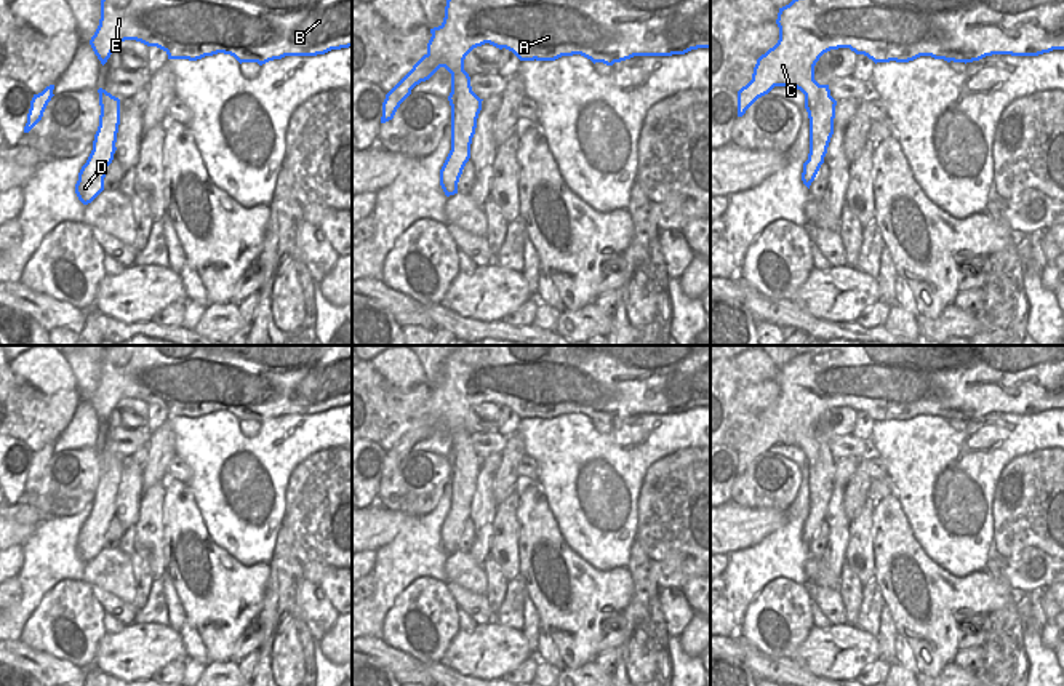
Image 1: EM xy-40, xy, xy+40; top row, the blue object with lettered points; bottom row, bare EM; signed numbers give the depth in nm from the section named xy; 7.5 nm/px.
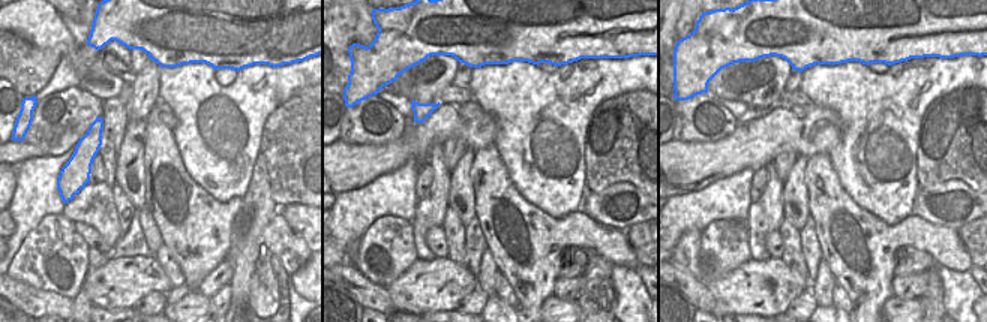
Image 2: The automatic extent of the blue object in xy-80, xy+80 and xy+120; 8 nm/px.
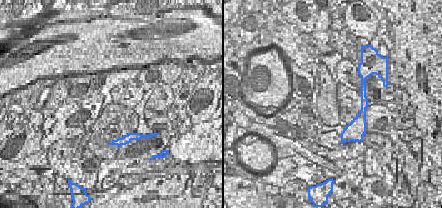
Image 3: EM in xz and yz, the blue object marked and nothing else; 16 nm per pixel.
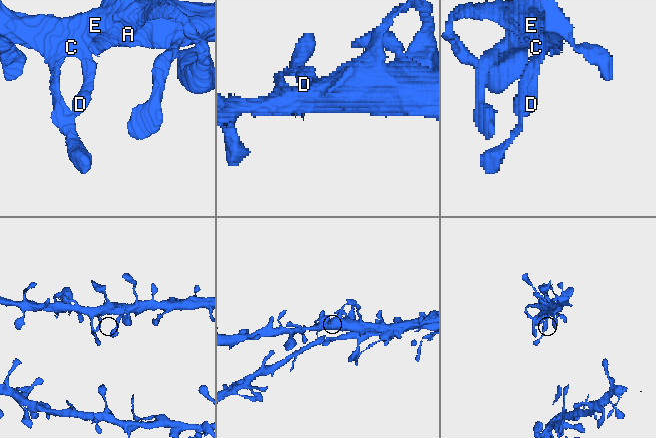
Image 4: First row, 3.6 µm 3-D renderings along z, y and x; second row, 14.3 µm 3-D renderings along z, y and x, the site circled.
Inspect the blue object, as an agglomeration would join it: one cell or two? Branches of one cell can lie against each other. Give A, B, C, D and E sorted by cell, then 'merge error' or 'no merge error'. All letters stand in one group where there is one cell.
groups A B C D E; no merge error

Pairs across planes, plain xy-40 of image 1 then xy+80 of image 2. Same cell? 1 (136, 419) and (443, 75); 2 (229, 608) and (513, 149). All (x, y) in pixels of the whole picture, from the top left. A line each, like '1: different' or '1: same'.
1: same
2: different

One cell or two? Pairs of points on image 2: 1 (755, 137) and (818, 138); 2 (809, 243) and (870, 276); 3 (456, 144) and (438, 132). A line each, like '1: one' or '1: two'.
1: one
2: two
3: two

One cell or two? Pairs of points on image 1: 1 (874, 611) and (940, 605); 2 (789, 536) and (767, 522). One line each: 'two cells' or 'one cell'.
1: two cells
2: two cells

